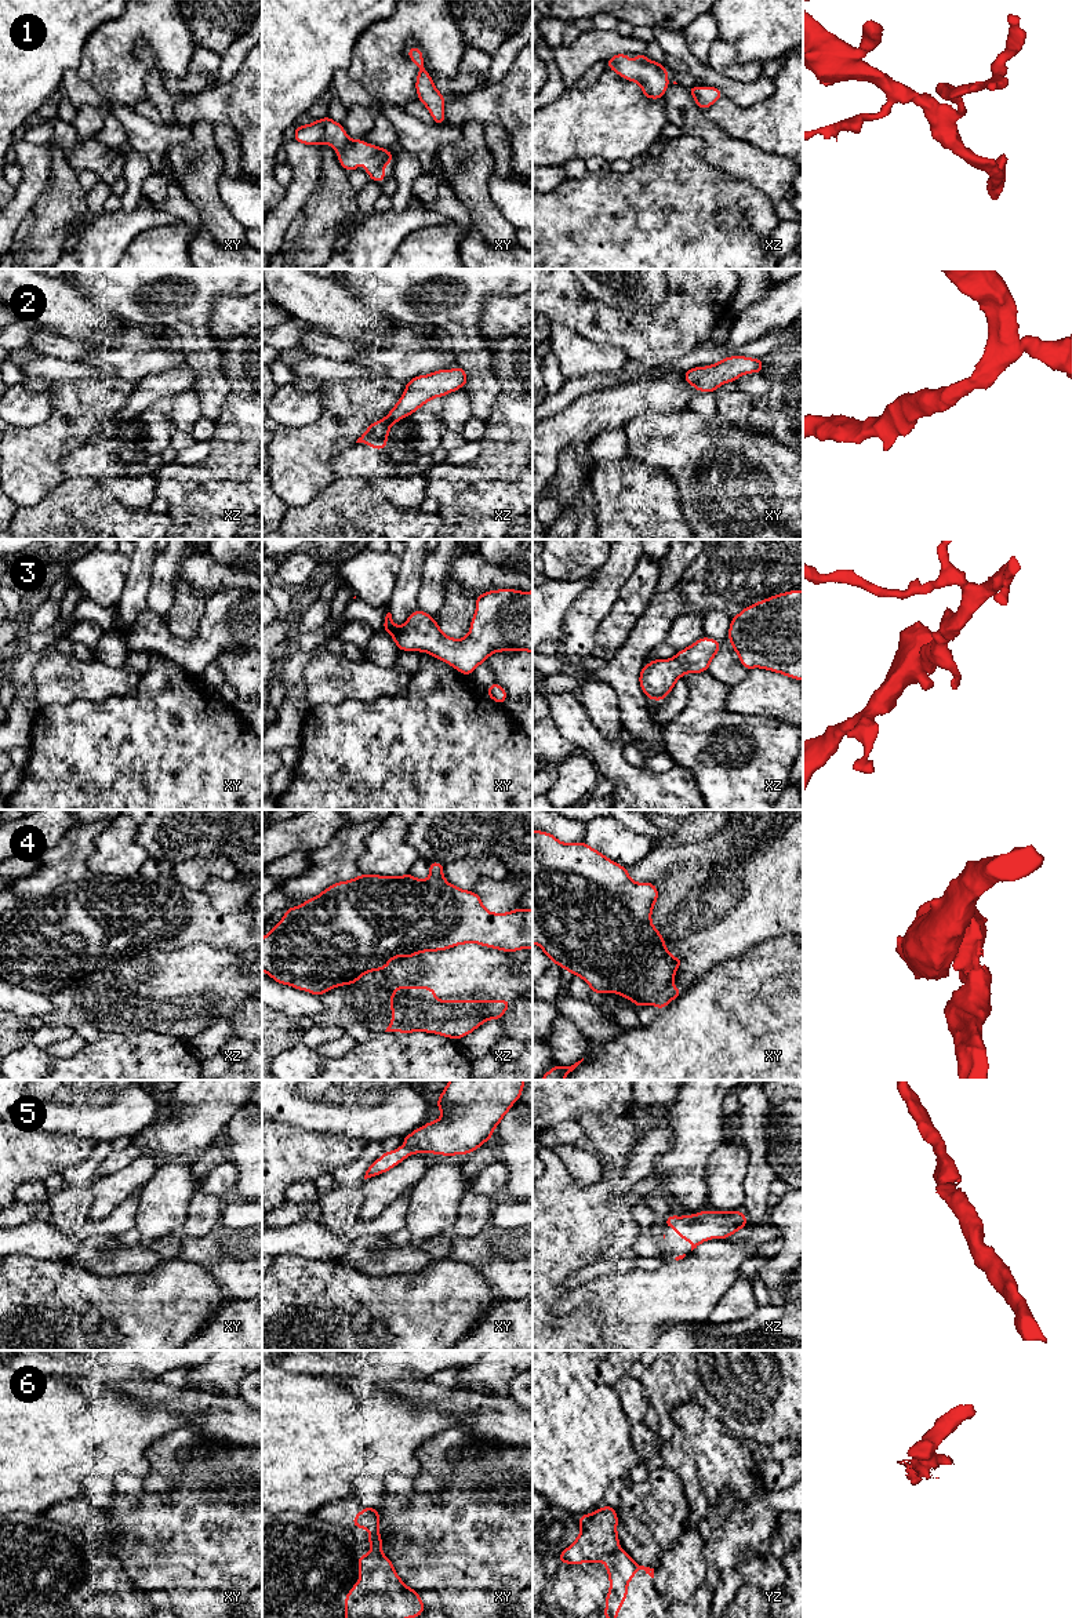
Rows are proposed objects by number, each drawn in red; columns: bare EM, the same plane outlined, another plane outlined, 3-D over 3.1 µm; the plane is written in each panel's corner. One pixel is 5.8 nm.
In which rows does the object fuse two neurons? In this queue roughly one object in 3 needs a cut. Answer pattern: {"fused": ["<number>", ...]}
{"fused": ["4", "6"]}

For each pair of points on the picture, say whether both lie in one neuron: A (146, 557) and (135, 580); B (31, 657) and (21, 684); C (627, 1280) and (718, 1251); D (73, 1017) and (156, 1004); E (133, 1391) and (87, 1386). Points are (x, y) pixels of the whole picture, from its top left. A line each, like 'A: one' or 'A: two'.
A: one
B: one
C: one
D: one
E: one

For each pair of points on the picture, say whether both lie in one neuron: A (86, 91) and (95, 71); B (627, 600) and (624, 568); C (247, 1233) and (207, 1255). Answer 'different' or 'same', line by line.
A: different
B: different
C: same

